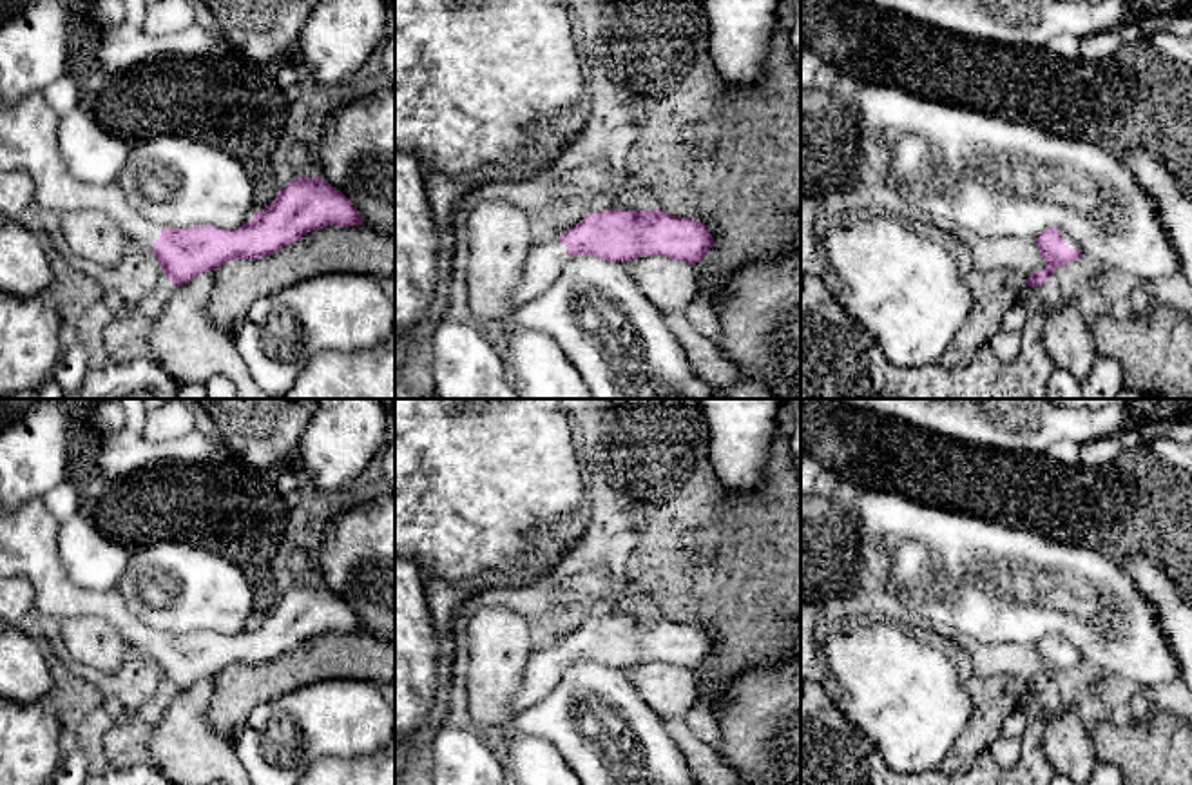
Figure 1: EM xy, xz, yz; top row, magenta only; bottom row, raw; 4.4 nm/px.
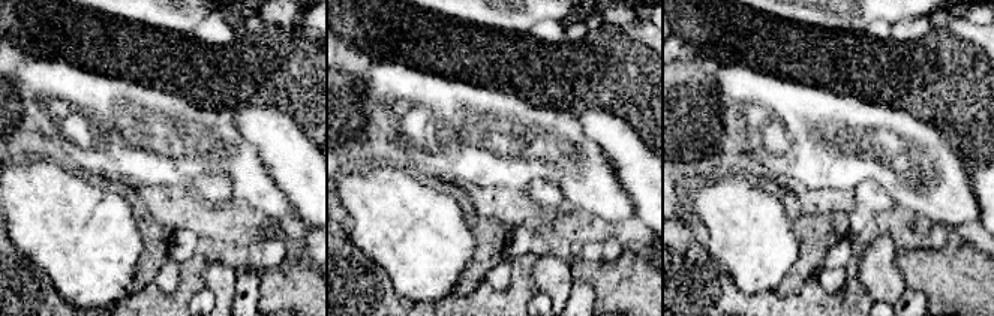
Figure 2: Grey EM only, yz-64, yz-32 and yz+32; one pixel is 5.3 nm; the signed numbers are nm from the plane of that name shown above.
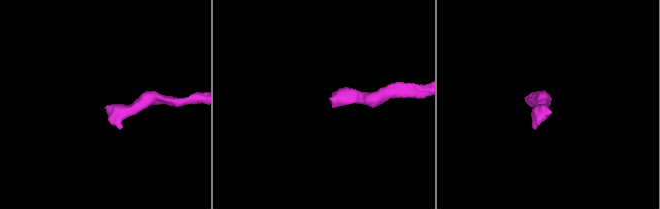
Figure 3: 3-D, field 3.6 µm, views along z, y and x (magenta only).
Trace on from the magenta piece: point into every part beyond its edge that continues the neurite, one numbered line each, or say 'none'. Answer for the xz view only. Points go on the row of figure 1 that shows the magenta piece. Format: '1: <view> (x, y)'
1: xz (544, 261)

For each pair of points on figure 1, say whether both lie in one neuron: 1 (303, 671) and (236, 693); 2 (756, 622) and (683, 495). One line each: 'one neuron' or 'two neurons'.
1: one neuron
2: one neuron

